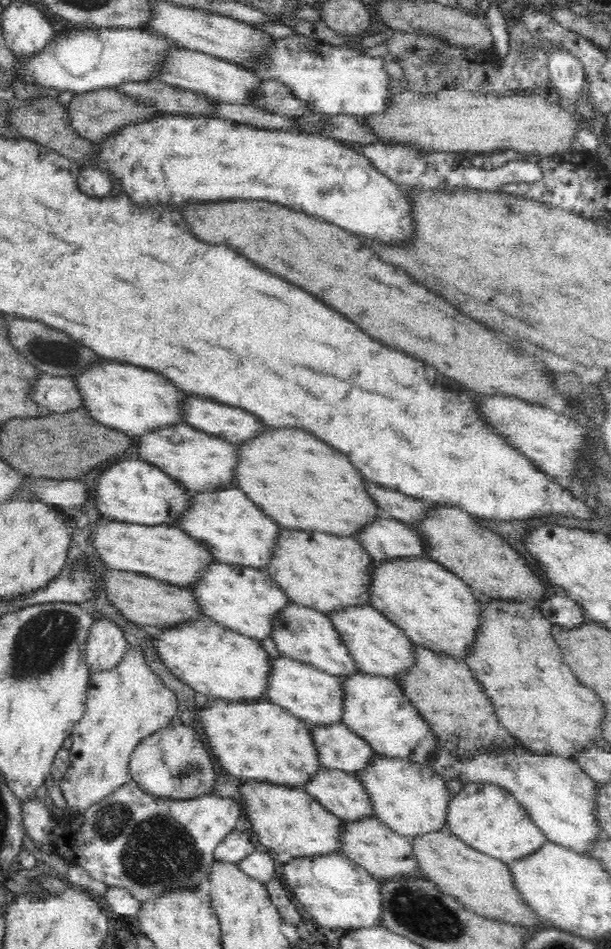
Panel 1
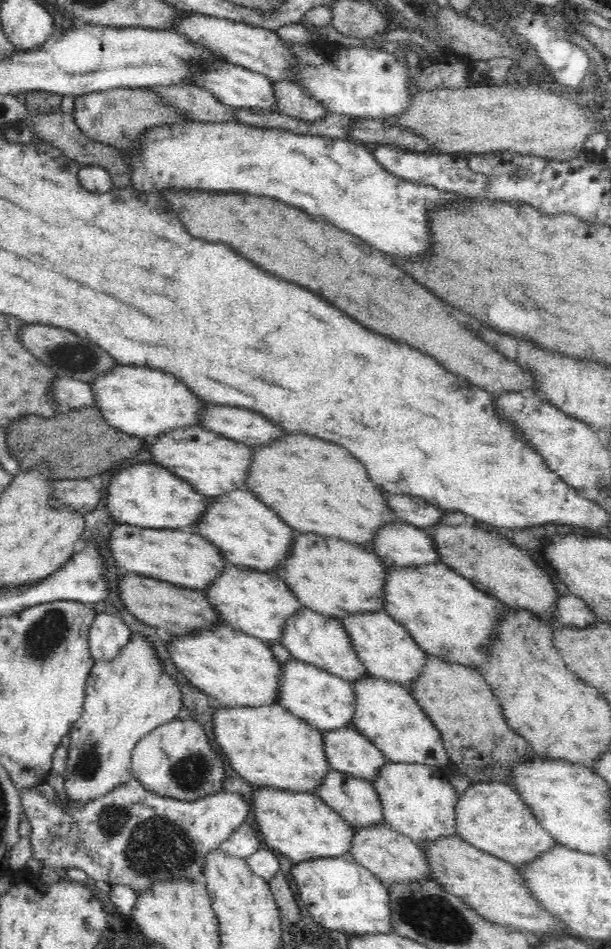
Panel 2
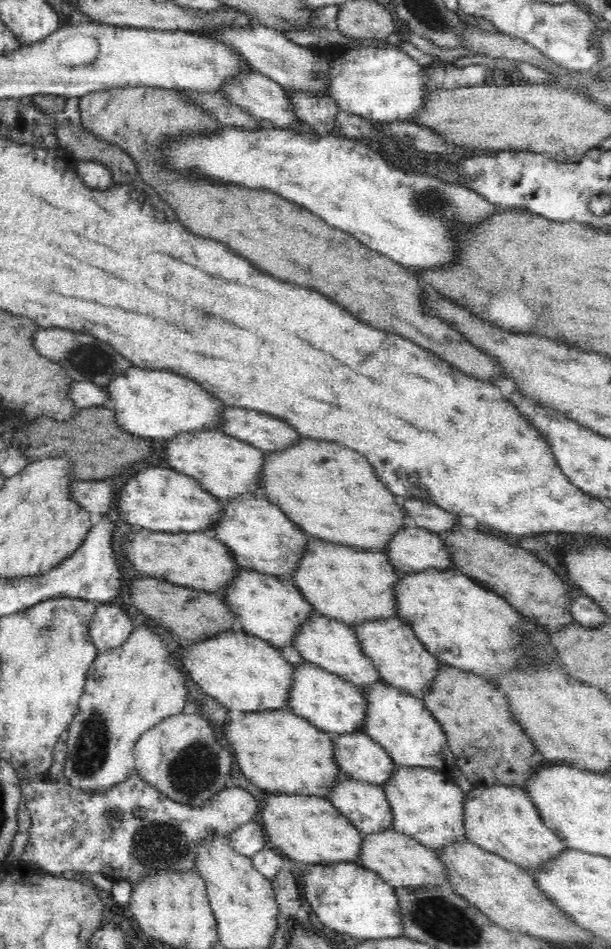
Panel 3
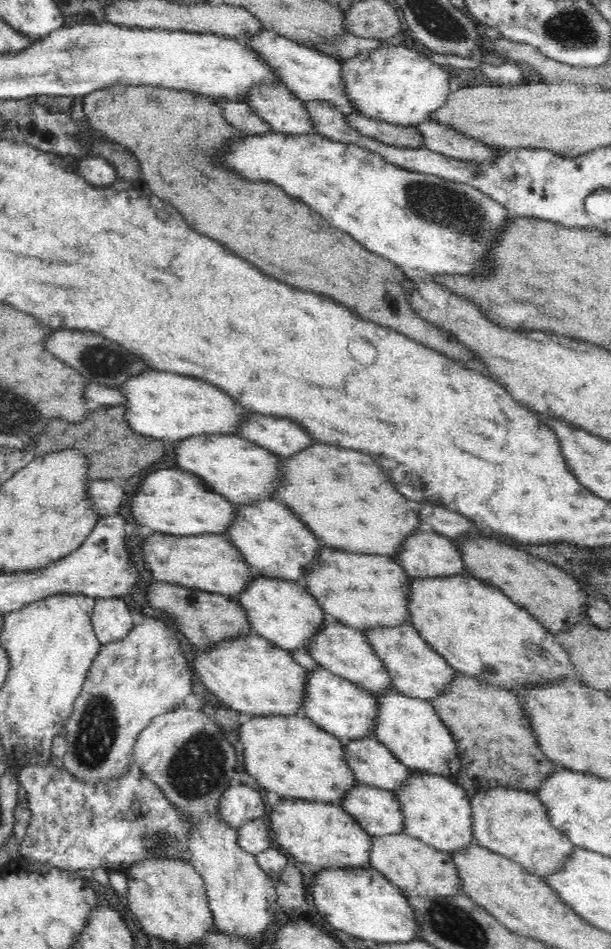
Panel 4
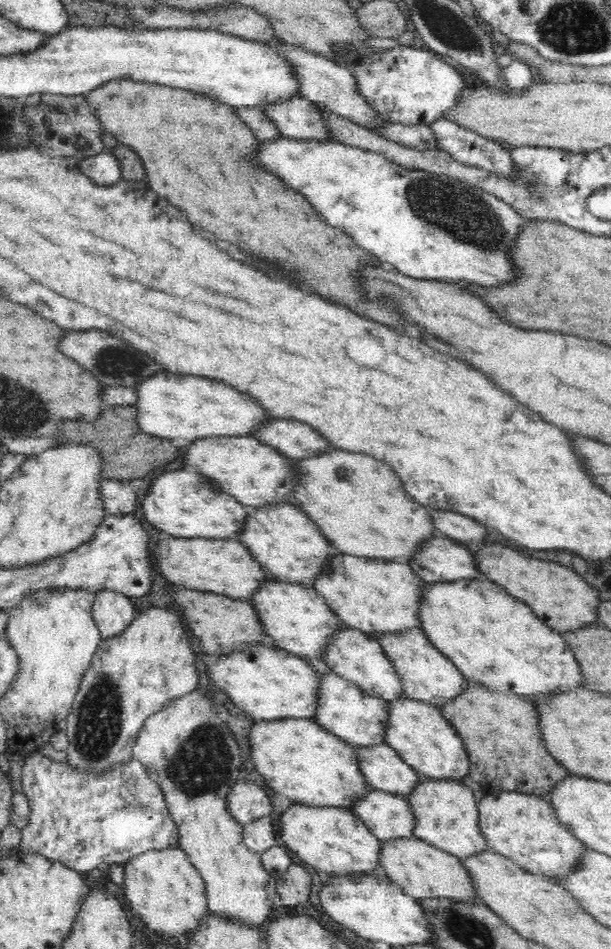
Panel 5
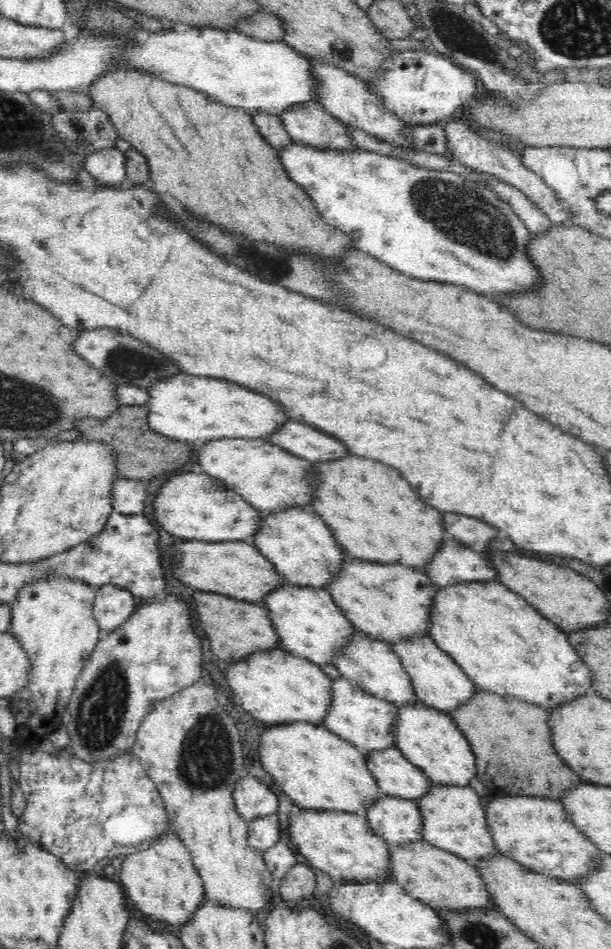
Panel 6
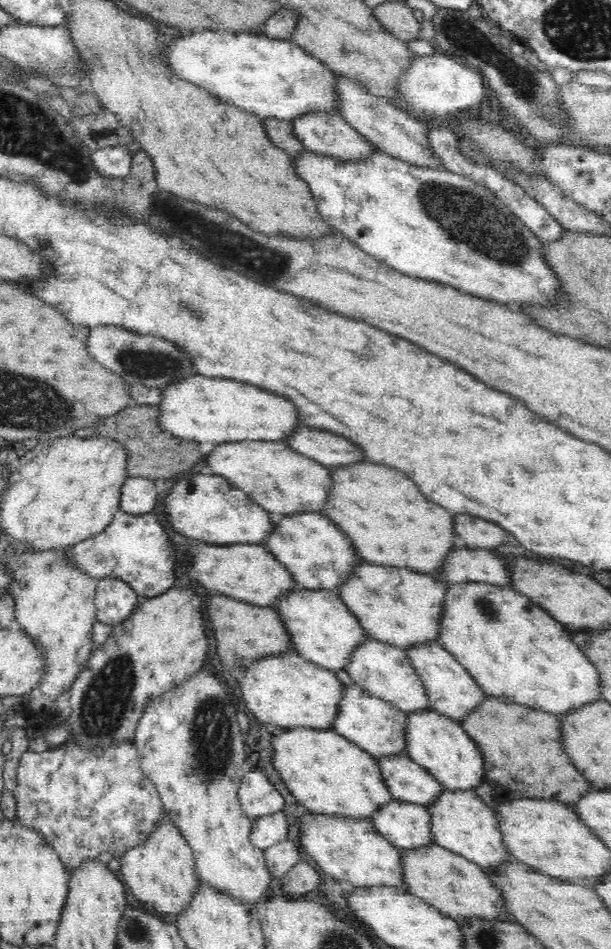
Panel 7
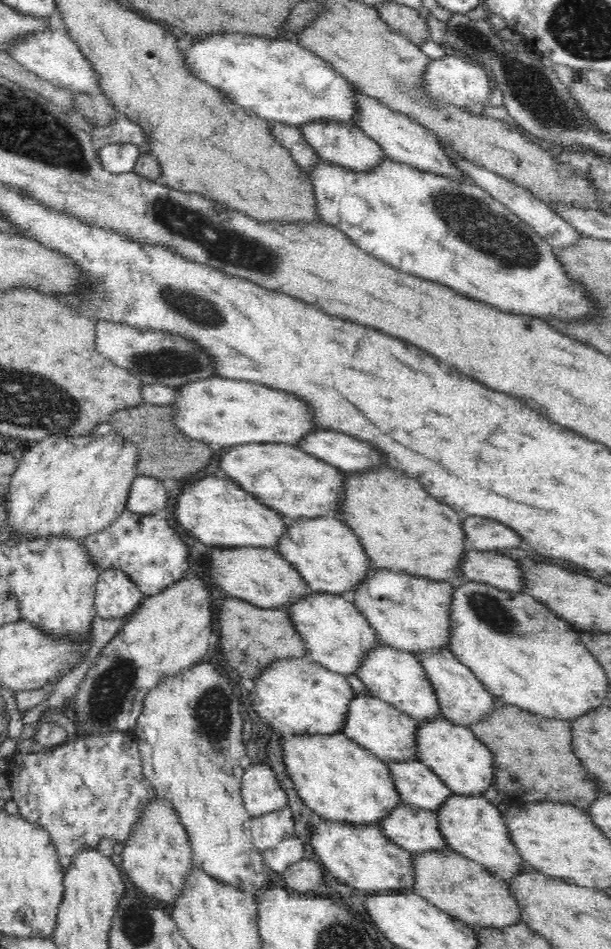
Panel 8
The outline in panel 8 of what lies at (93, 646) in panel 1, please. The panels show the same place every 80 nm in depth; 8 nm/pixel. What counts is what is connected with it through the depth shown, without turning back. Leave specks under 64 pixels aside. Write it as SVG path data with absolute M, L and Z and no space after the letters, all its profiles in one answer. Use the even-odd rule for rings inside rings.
M118 567L99 571L94 597L95 614L100 618L127 618L142 602L142 591L132 577Z

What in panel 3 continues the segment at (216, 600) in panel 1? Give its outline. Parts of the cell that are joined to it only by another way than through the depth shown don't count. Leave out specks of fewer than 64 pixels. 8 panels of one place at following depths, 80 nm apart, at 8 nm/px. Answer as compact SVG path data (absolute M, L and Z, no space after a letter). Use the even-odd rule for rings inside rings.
M246 568L238 574L238 580L234 580L229 590L218 594L237 613L240 629L267 640L277 649L294 647L294 640L300 634L302 626L318 613L292 580L260 574Z

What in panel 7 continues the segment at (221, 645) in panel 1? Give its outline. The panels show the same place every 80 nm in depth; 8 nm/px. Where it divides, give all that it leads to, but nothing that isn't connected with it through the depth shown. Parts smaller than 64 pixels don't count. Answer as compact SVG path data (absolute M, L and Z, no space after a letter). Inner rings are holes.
M288 652L252 664L246 678L238 680L244 709L249 709L260 722L270 722L278 731L313 728L315 731L334 729L346 685L334 671L310 662L302 655Z

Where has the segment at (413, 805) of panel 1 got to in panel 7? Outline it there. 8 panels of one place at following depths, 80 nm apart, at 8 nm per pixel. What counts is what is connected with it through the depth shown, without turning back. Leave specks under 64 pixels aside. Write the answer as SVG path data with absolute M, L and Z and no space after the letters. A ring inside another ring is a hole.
M448 791L429 807L432 814L434 843L480 865L488 874L494 874L502 864L516 861L505 846L504 835L497 813L488 804L484 804L472 791Z

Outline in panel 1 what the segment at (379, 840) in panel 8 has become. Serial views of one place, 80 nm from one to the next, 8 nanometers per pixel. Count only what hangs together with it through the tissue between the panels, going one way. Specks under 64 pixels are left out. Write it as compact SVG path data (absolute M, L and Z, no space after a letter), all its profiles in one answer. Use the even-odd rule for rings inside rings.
M244 780L239 791L246 807L246 817L258 842L267 851L278 853L281 857L290 854L292 859L310 858L317 861L323 855L341 853L346 823L329 812L304 789Z

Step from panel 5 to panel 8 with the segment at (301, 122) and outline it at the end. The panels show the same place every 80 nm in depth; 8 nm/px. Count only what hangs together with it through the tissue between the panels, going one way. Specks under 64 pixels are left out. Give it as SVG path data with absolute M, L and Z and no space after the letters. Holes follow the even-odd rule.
M310 122L300 128L306 141L314 147L314 151L328 163L352 172L372 172L376 170L387 156L378 141L371 139L366 132L354 124L338 122Z

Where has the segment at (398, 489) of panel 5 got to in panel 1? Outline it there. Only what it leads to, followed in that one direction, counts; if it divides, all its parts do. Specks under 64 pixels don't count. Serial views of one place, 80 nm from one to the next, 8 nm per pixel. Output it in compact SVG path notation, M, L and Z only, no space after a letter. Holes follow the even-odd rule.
M266 428L256 440L242 443L241 463L237 466L237 488L248 494L258 506L280 526L301 531L320 531L331 535L353 537L378 518L393 518L390 513L380 508L366 487L368 480L354 468L354 464L342 452L324 444L322 440L306 434L304 430L294 428Z

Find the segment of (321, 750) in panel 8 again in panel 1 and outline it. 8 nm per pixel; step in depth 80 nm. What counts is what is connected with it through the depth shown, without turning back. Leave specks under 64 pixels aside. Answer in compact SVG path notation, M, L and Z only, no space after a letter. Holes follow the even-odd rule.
M209 697L210 704L206 704L204 712L200 712L200 720L204 724L204 732L210 740L212 752L218 762L234 776L254 783L267 783L292 789L305 789L322 771L322 761L318 755L318 747L311 724L290 714L285 708L269 700L254 703L228 703L227 701Z

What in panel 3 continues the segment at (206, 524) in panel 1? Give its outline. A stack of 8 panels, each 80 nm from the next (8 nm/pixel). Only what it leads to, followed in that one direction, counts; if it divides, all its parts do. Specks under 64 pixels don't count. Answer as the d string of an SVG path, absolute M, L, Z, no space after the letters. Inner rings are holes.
M256 494L243 495L224 503L226 516L211 531L233 552L243 568L260 574L290 579L296 574L298 566L310 544L310 536L298 528L281 508L270 499L258 500Z

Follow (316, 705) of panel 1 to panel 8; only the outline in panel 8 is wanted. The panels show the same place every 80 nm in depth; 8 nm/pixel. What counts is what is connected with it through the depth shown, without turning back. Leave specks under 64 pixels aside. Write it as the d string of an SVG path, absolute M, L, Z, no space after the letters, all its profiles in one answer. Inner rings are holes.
M369 693L357 694L350 704L348 720L342 732L346 733L350 740L362 745L365 749L374 753L380 760L388 763L416 761L418 752L418 728L420 721L399 711L383 700L372 697Z

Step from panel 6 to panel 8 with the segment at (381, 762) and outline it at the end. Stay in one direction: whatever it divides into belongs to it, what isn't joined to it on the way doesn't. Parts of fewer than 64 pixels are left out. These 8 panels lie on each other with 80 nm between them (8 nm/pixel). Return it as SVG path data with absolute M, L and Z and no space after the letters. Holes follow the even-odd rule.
M416 760L410 762L388 763L392 777L397 782L397 788L401 793L401 800L410 807L422 808L422 811L438 813L455 794L446 786L445 782L424 763Z

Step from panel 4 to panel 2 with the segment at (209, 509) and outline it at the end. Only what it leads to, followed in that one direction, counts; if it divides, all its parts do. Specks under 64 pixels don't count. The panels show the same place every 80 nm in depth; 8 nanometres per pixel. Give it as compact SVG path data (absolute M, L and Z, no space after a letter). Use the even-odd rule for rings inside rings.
M152 463L122 468L116 472L106 488L106 508L114 521L142 528L164 528L169 530L192 530L202 522L208 499L198 493L190 481L170 472L166 467Z

